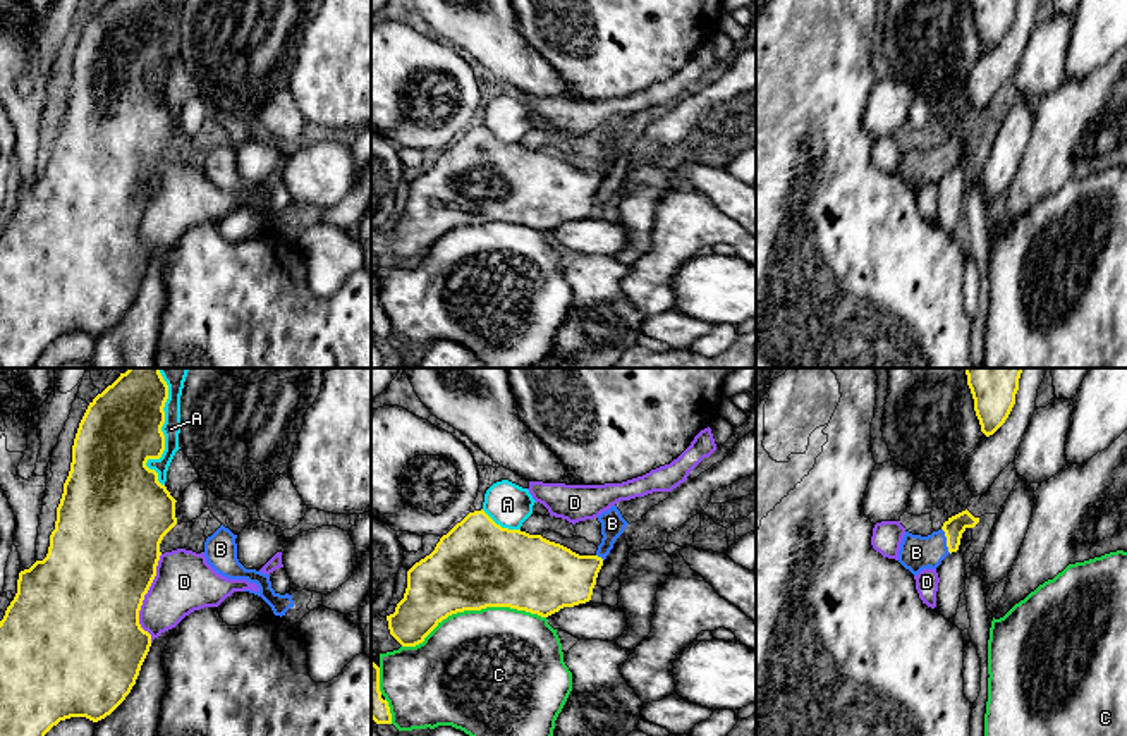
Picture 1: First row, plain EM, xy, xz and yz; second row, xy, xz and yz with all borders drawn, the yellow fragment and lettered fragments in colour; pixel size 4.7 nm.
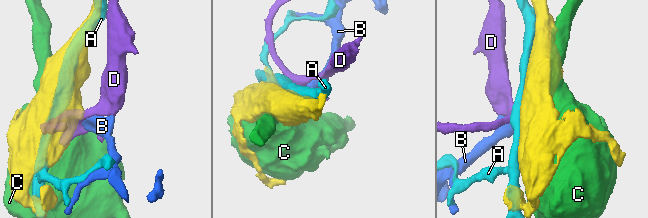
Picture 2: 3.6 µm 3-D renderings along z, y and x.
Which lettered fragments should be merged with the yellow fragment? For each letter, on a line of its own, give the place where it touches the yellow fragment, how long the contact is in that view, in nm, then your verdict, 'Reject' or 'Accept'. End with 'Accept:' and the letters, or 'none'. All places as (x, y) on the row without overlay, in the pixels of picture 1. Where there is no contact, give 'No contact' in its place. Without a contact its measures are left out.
A: Touches yellow at xy (164, 55). Shared border 480 nm. Reject
B: Touches yellow at yz (947, 155). Shared border 130 nm. Accept
C: Touches yellow at xz (473, 224). Shared border 700 nm. Reject
D: Touches yellow at xy (143, 214). Shared border 420 nm. Reject
Accept: B

